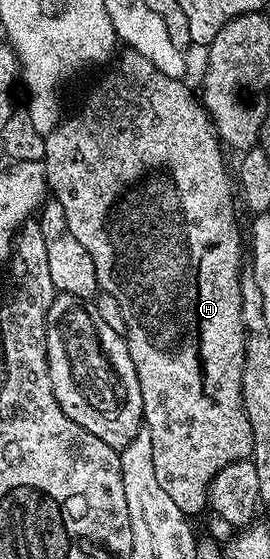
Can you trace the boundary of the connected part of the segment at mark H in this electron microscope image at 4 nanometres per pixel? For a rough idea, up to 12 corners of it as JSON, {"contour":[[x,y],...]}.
{"contour":[[120,52],[43,169],[183,513],[253,447],[237,197]]}

